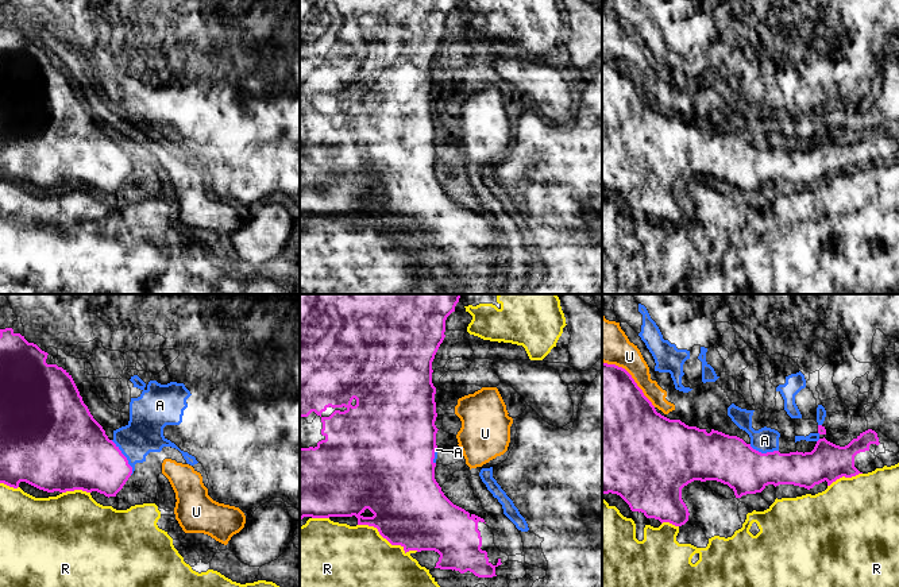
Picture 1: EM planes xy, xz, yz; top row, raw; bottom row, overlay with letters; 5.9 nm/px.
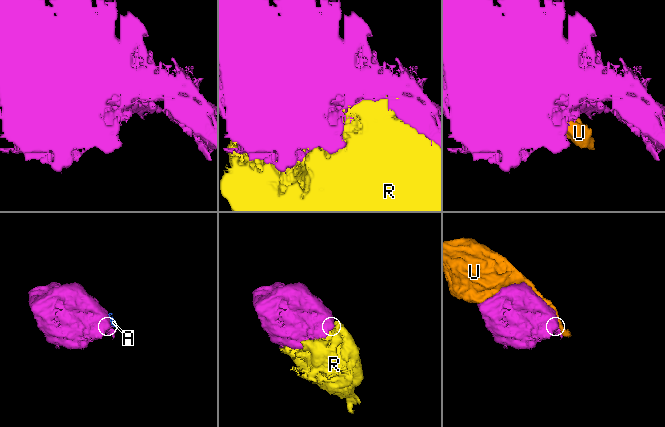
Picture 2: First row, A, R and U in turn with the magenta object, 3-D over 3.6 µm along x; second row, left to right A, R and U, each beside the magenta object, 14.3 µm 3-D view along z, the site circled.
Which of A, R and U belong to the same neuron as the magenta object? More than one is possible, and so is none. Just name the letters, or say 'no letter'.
no letter

